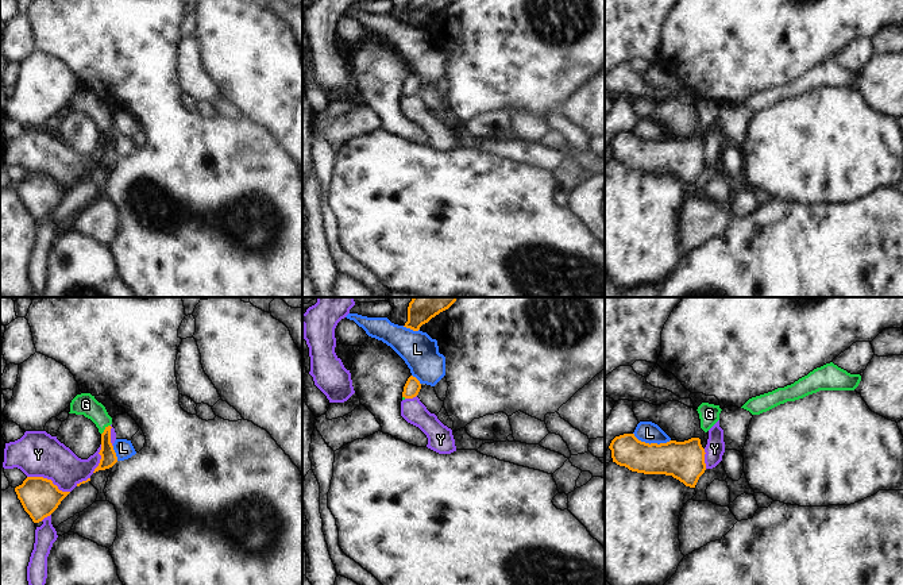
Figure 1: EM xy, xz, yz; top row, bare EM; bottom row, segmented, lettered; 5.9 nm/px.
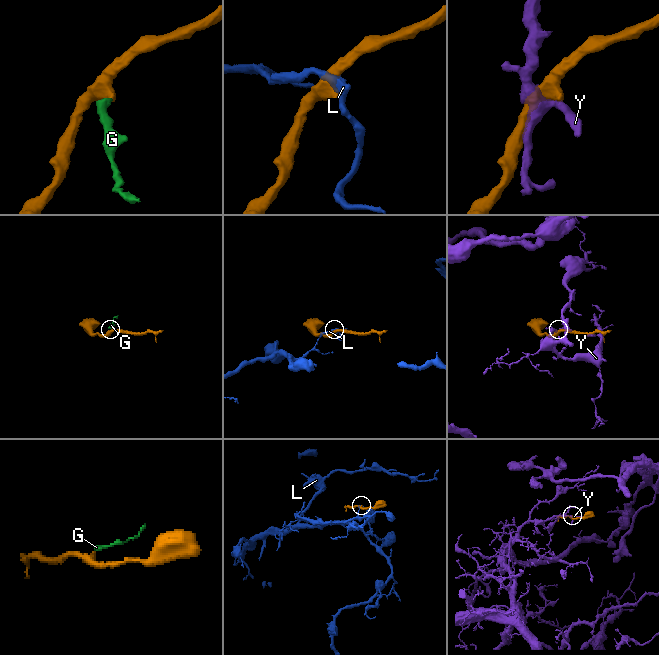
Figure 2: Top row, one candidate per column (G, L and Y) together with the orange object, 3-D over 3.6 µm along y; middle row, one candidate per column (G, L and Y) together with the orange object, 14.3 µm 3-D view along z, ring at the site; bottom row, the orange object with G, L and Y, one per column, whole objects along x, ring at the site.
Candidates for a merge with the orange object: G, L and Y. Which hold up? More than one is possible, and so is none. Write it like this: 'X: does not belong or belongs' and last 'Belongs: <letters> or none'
G: belongs
L: does not belong
Y: does not belong
Belongs: G

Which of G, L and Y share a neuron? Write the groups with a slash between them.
G / L / Y

